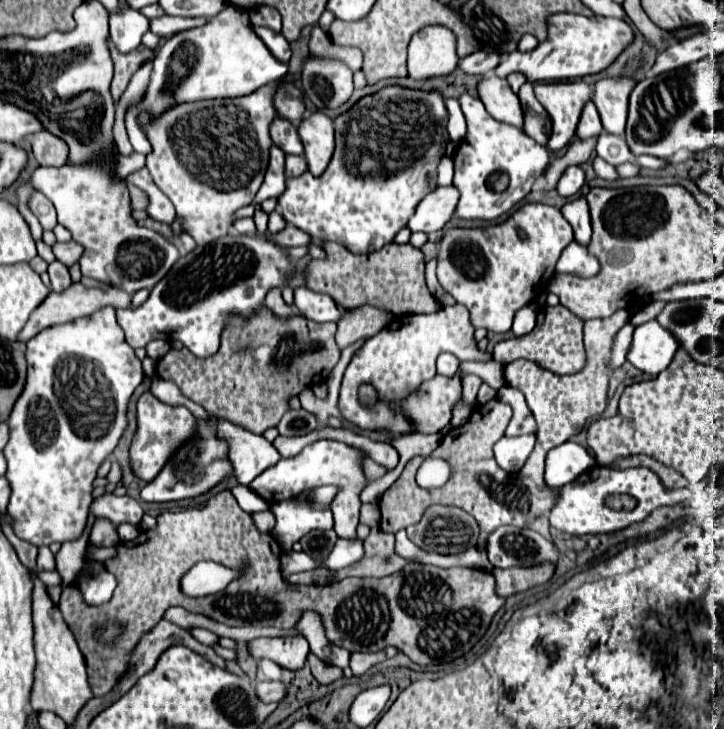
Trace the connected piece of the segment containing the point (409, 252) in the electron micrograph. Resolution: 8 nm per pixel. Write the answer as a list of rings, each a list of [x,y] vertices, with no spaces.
[[[325,242],[325,260],[313,260],[307,268],[307,286],[313,292],[329,294],[339,306],[377,306],[393,312],[395,316],[403,314],[431,314],[441,308],[441,304],[429,294],[425,286],[425,262],[423,252],[409,244],[387,244],[371,254],[353,254],[337,242]]]

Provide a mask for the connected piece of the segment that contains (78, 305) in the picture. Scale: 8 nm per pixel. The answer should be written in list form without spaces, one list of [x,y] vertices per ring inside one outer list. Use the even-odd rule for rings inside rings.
[[[71,284],[71,288],[67,288],[63,294],[55,294],[51,292],[45,302],[33,312],[33,316],[29,318],[27,326],[23,328],[23,332],[19,334],[19,340],[27,342],[29,338],[33,338],[35,334],[39,334],[43,328],[49,326],[57,326],[57,324],[67,324],[71,320],[83,318],[83,316],[91,316],[93,312],[105,308],[105,306],[113,306],[113,308],[131,308],[131,294],[127,294],[125,290],[111,286],[109,290],[101,290],[101,288],[85,288],[83,284]]]

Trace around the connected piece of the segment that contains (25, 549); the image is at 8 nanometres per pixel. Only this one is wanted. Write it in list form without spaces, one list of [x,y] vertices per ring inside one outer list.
[[[3,526],[3,532],[5,532],[5,536],[11,540],[11,544],[13,544],[15,552],[17,552],[19,560],[21,560],[31,572],[35,572],[35,570],[37,570],[37,562],[35,562],[35,560],[37,560],[37,546],[29,544],[29,542],[23,542],[21,538],[17,538],[15,532],[13,532],[9,526]]]

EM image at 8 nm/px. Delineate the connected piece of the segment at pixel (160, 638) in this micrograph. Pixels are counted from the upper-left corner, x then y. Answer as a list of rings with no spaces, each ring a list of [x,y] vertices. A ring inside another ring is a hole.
[[[161,620],[153,632],[145,634],[141,638],[141,642],[137,644],[133,656],[131,656],[131,664],[129,664],[129,672],[133,676],[143,676],[147,674],[149,670],[153,670],[153,666],[157,664],[159,656],[173,644],[185,644],[189,646],[193,652],[205,656],[211,664],[219,666],[219,668],[225,668],[225,660],[221,656],[217,656],[217,652],[209,646],[203,646],[199,644],[187,630],[167,622],[167,620]]]

